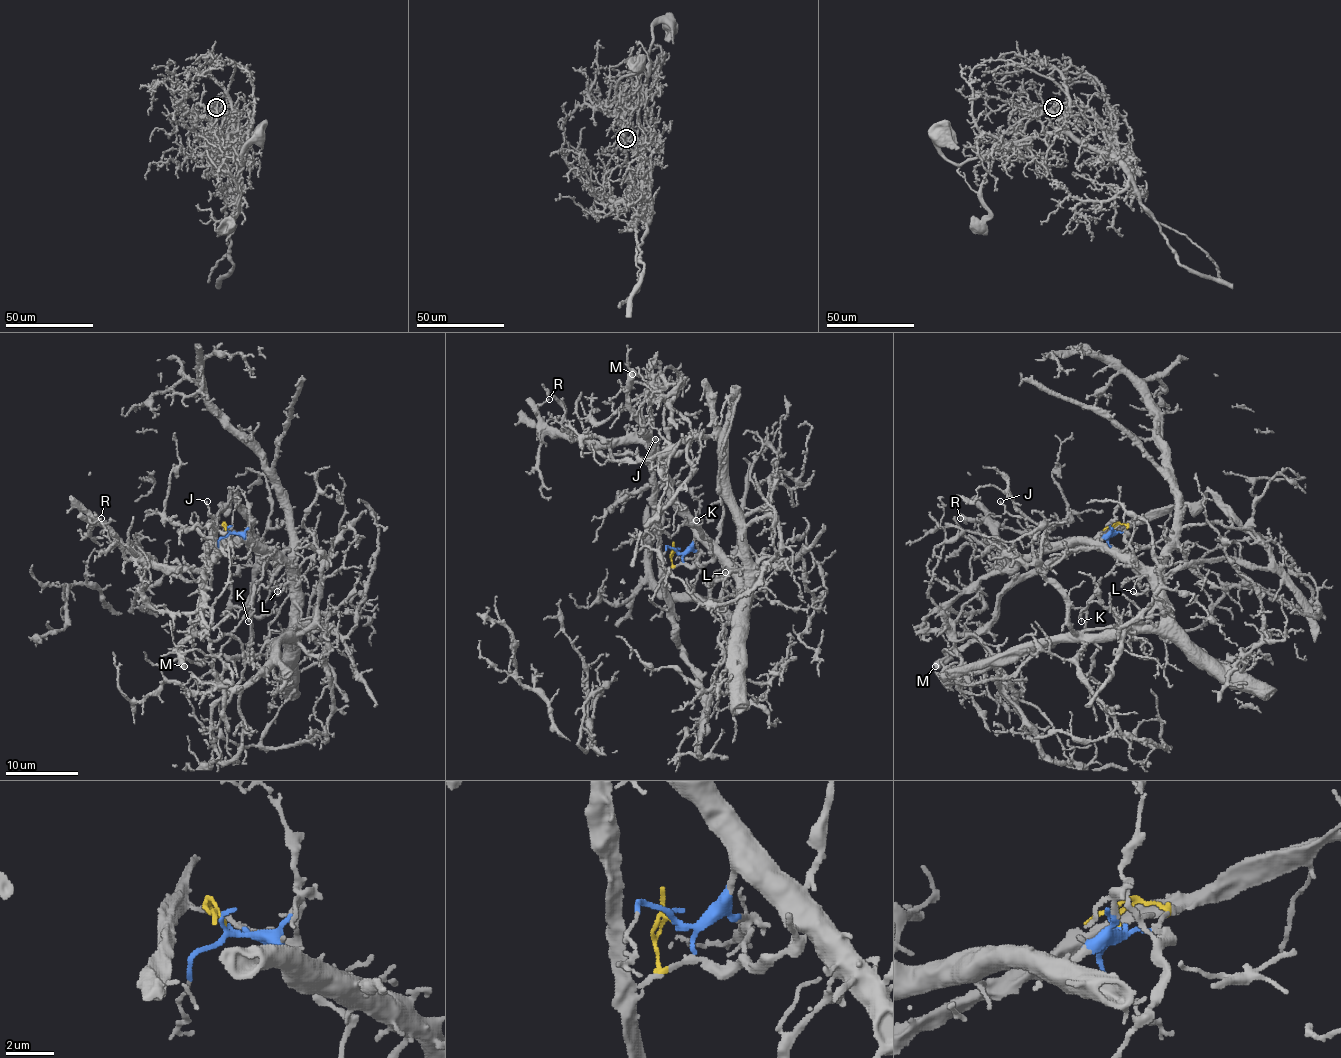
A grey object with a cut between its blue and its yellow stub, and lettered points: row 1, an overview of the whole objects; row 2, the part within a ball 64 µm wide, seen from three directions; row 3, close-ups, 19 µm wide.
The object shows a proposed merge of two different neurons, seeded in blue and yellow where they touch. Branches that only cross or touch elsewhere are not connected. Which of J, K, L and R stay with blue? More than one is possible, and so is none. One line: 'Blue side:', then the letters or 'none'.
Blue side: J, L, R

